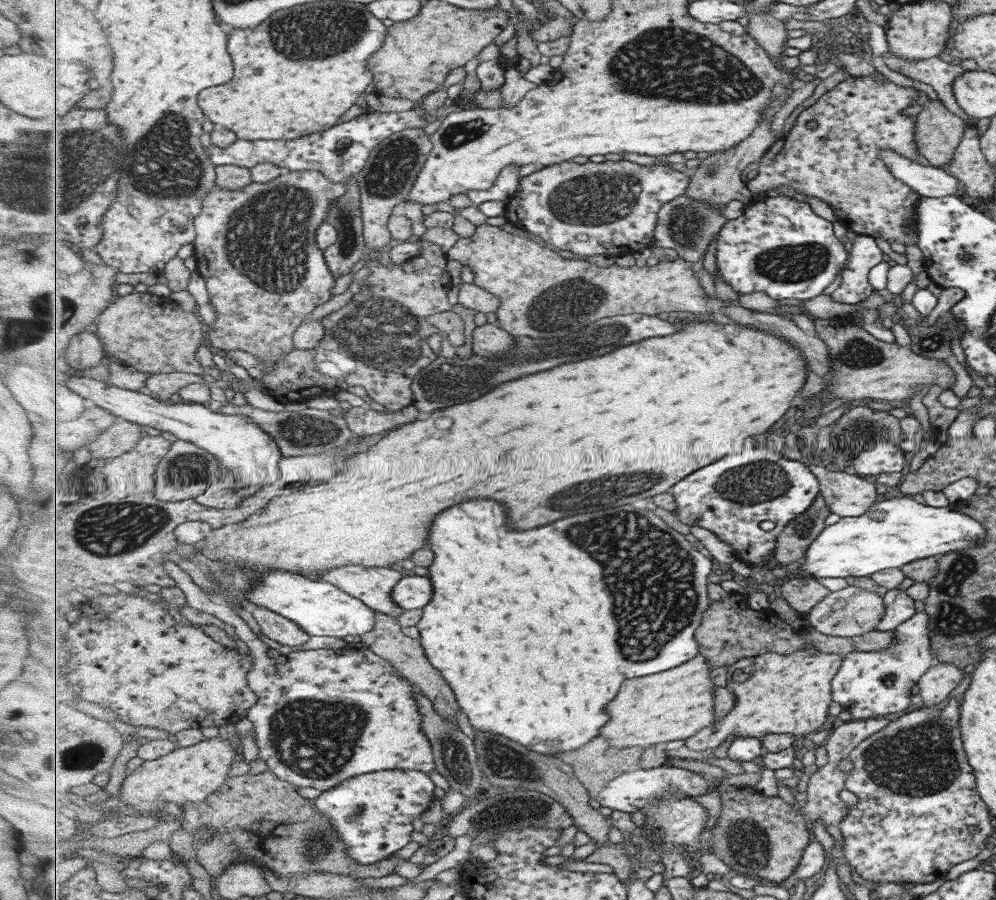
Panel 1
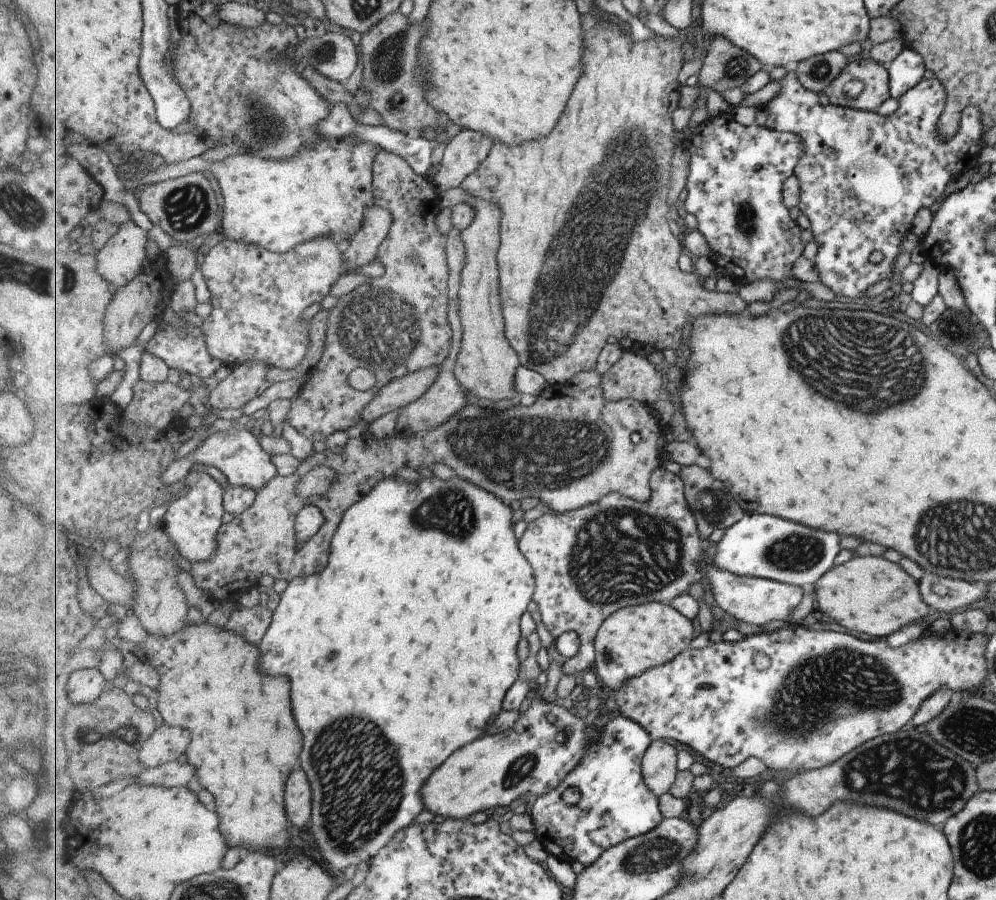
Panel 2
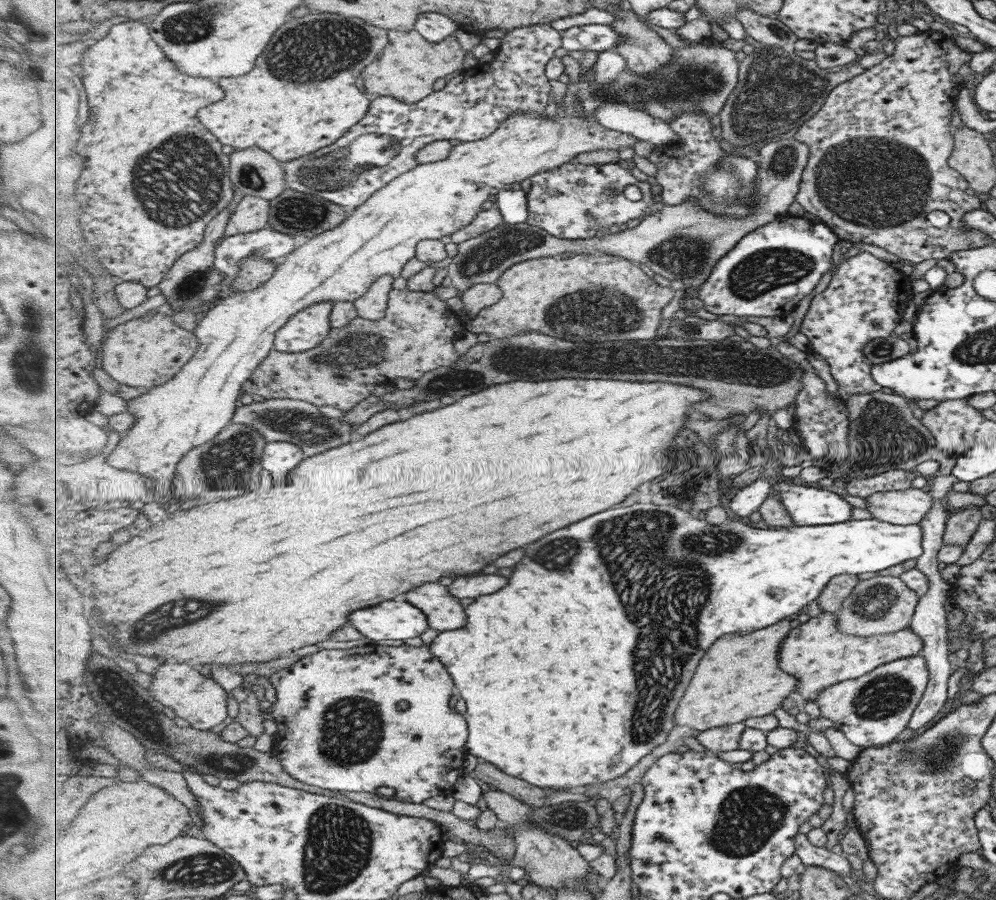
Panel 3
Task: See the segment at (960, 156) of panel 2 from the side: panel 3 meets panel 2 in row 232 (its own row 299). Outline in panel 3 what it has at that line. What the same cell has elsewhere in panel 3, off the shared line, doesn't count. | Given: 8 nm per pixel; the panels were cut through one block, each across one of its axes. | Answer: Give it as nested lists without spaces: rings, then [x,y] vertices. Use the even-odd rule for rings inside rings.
[[[860,251],[854,256],[843,259],[839,263],[835,273],[831,275],[826,288],[814,295],[807,313],[801,323],[800,332],[808,338],[809,348],[823,357],[829,366],[831,377],[836,382],[837,398],[845,402],[853,394],[870,394],[878,392],[881,387],[872,379],[871,362],[865,360],[861,349],[865,343],[873,338],[890,337],[896,324],[902,320],[905,308],[911,292],[911,279],[899,271],[895,271],[889,263],[877,259],[865,251]]]

